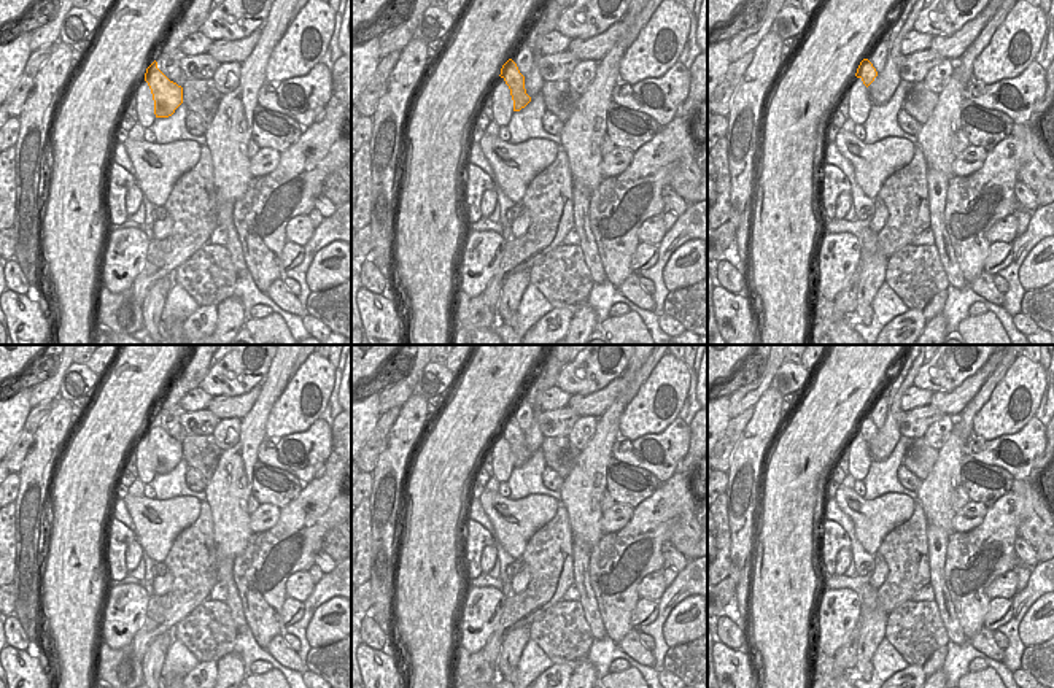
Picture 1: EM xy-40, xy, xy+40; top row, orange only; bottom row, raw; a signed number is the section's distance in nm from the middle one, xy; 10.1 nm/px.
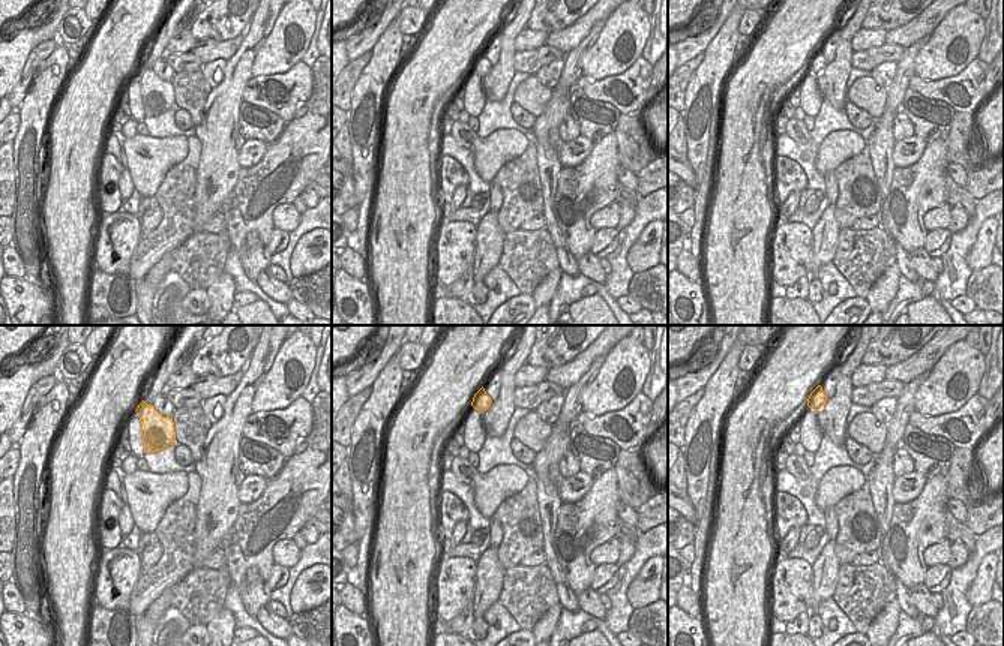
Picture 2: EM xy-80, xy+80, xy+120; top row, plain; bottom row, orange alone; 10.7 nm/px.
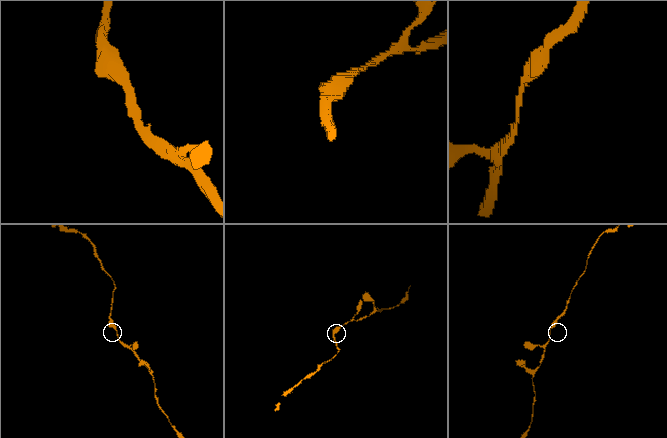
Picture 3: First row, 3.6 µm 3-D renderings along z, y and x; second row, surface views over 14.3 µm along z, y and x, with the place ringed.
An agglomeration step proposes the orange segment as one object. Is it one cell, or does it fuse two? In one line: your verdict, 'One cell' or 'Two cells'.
One cell.

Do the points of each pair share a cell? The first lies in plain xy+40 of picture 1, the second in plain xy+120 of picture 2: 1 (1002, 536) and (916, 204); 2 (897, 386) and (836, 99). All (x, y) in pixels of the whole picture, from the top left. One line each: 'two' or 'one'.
1: one
2: one

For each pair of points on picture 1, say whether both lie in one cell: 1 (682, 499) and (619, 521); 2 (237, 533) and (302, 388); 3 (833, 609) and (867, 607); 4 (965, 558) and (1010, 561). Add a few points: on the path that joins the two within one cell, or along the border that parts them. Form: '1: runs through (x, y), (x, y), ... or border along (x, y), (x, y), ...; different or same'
1: border along (635, 509), (622, 528), (604, 534); different
2: border along (277, 401), (269, 413), (264, 436); different
3: border along (857, 593), (860, 614); different
4: runs through (978, 550), (992, 544), (1000, 544), (1002, 548); same

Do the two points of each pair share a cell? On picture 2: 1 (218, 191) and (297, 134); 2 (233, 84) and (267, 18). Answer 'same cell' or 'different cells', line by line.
1: different cells
2: same cell

